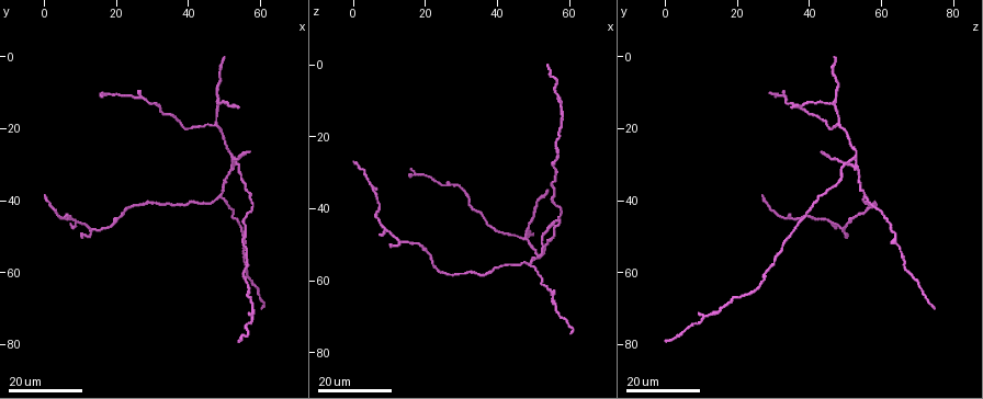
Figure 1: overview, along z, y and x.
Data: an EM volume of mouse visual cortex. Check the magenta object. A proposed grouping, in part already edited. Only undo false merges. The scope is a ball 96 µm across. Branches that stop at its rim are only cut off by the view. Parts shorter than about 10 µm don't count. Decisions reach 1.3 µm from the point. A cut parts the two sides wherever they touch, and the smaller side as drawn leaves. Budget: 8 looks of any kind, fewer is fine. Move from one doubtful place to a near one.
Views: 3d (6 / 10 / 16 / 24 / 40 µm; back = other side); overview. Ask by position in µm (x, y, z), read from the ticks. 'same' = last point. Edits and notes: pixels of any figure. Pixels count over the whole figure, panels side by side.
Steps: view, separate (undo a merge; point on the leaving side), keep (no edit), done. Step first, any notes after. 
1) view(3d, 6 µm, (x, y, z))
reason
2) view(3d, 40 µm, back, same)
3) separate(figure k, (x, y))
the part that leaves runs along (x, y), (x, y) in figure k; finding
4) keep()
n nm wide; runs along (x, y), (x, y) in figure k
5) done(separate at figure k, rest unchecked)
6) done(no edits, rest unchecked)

view(3d, 16 µm, (48.0, 13.0, 46.0))
three arms meet

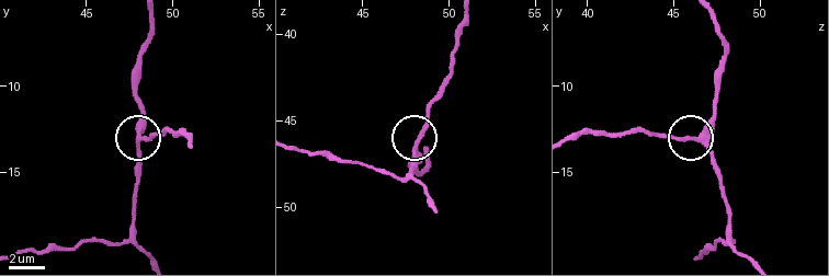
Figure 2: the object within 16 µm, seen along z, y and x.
view(3d, 6 µm, (48.2, 13.1, 46.4))

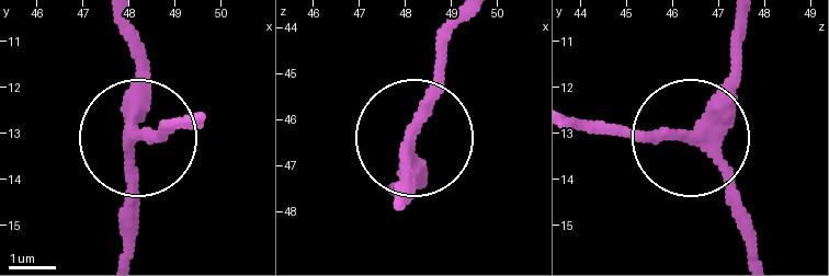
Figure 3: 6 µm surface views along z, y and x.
keep()
3 arms; runs along (758, 253), (738, 194), (700, 147), (581, 127) in figure 3; continuous, no second neuron

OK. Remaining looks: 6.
view(3d, 24 µm, (47.5, 19.0, 48.0))

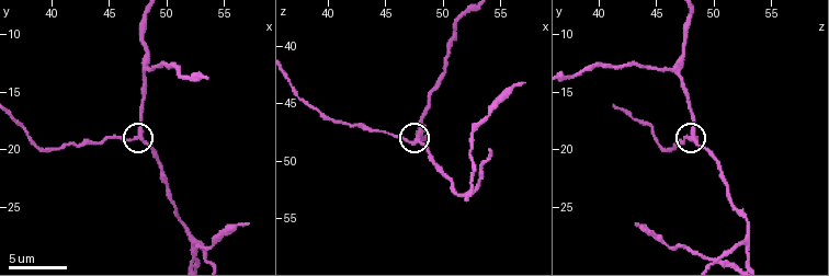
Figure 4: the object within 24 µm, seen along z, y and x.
view(3d, 10 µm, (47.8, 18.6, 48.2))
zoom in

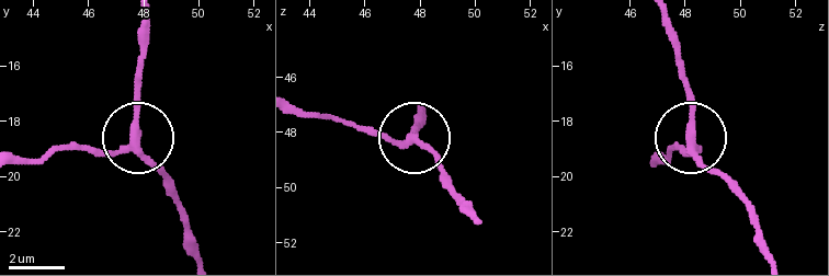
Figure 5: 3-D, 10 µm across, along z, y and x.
keep()
250 nm wide; runs along (197, 253), (173, 190), (136, 133), (136, 57) in figure 5; all the same neuron

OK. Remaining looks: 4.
view(3d, 16 µm, (10.5, 45.5, 46.0))

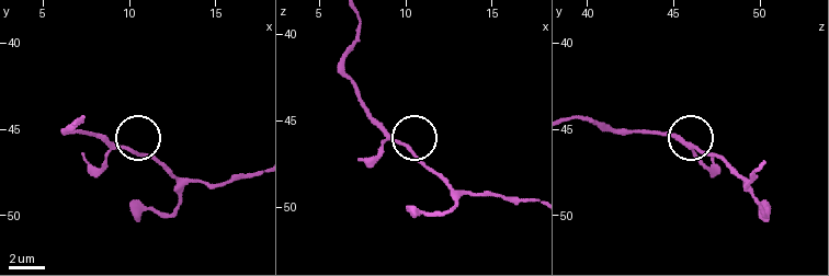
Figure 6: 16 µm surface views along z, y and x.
view(3d, 10 µm, (9.8, 46.0, 46.4))

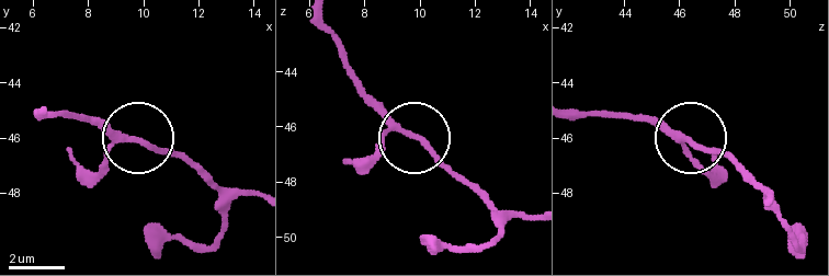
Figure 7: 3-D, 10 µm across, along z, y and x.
keep()
runs along (252, 196), (217, 194), (174, 157), (71, 114) in figure 7; all the same neuron

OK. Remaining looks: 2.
view(3d, 16 µm, (49.0, 39.5, 56.0))
three-way junction

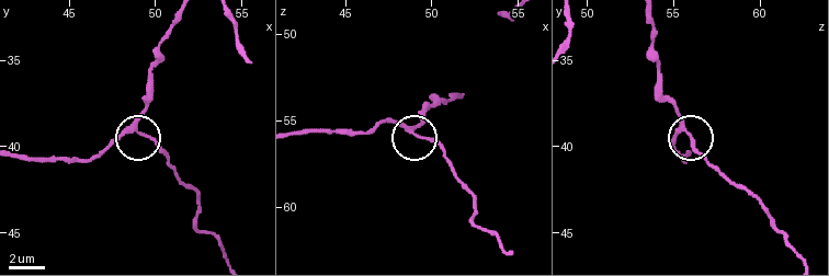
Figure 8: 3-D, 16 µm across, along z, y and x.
view(3d, 10 µm, (48.8, 39.1, 55.7))
closer look

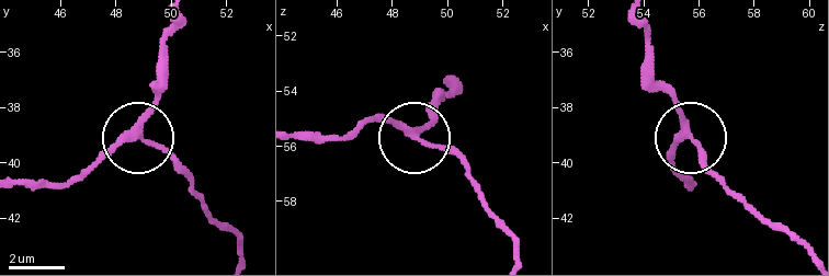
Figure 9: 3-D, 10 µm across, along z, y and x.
keep()
side arm 44 µm; runs along (637, 20), (651, 47), (654, 76), (719, 180) in figure 9; continuous, no second neuron

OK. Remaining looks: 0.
done(no edits, rest unchecked)

